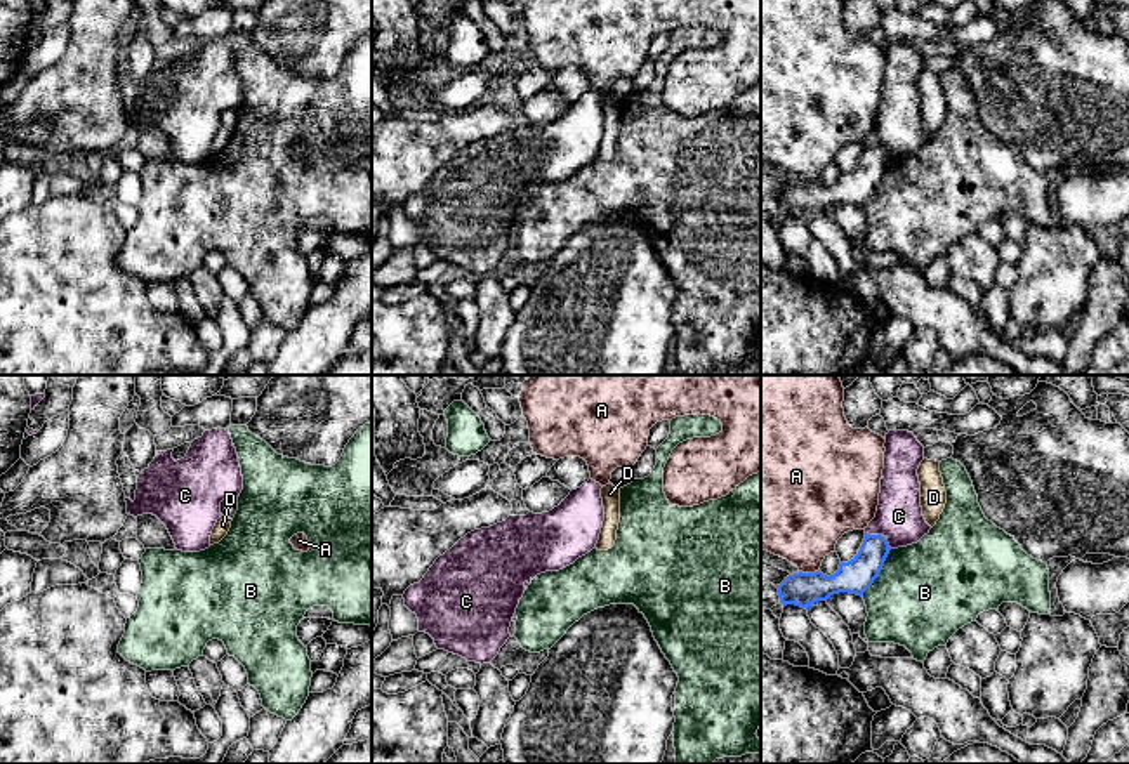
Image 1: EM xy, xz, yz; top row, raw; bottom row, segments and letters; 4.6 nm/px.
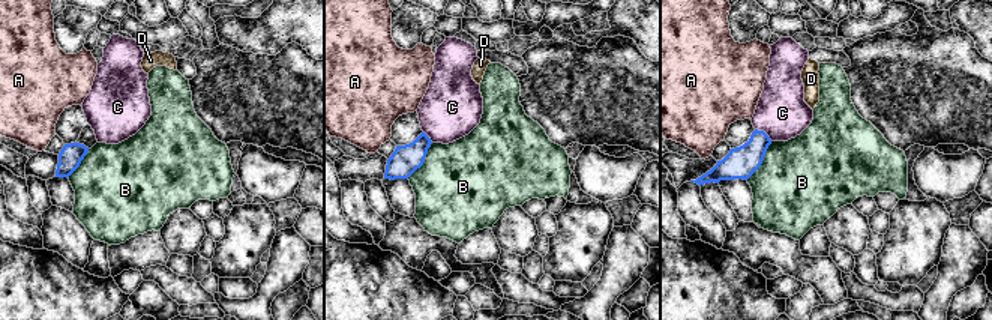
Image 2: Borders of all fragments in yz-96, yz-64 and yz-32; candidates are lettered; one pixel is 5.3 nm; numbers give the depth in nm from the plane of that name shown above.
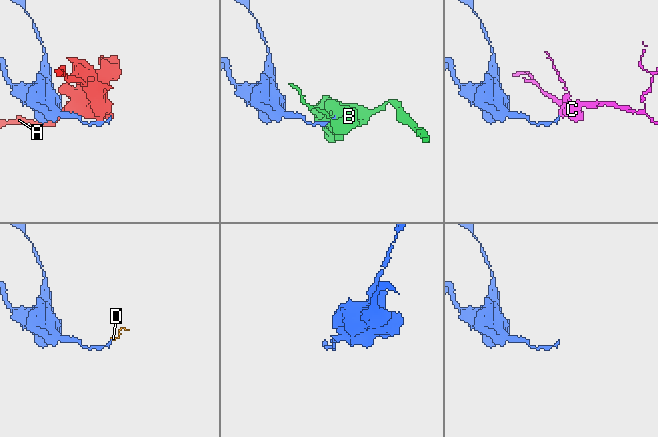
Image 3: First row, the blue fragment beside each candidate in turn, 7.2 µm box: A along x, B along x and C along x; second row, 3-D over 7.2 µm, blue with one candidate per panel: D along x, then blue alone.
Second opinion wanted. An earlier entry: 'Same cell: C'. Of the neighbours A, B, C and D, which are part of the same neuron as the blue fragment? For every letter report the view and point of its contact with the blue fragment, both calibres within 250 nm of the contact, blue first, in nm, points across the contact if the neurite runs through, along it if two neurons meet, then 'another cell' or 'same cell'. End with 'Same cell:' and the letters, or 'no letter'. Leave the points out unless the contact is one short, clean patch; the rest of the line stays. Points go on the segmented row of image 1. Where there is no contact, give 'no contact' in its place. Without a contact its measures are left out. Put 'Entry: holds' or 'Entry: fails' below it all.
A: meets blue in yz at (808, 573); 160 nm thick on the blue side, 380 nm on the other; border along yz (818, 568), (799, 572); another cell
B: meets blue in yz at (879, 572); 160 nm thick on the blue side, 460 nm on the other; border along yz (891, 549), (879, 575), (862, 596); another cell
C: meets blue in yz at (874, 535); 160 nm thick on the blue side, 220 nm on the other; border along yz (865, 532), (881, 535); another cell
D: meets blue in yz at (884, 539); 160 nm thick on the blue side, 20 nm on the other; border along yz (881, 535), (886, 540); another cell
Same cell: no letter
Entry: fails

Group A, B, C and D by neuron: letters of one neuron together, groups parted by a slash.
A / B D / C

